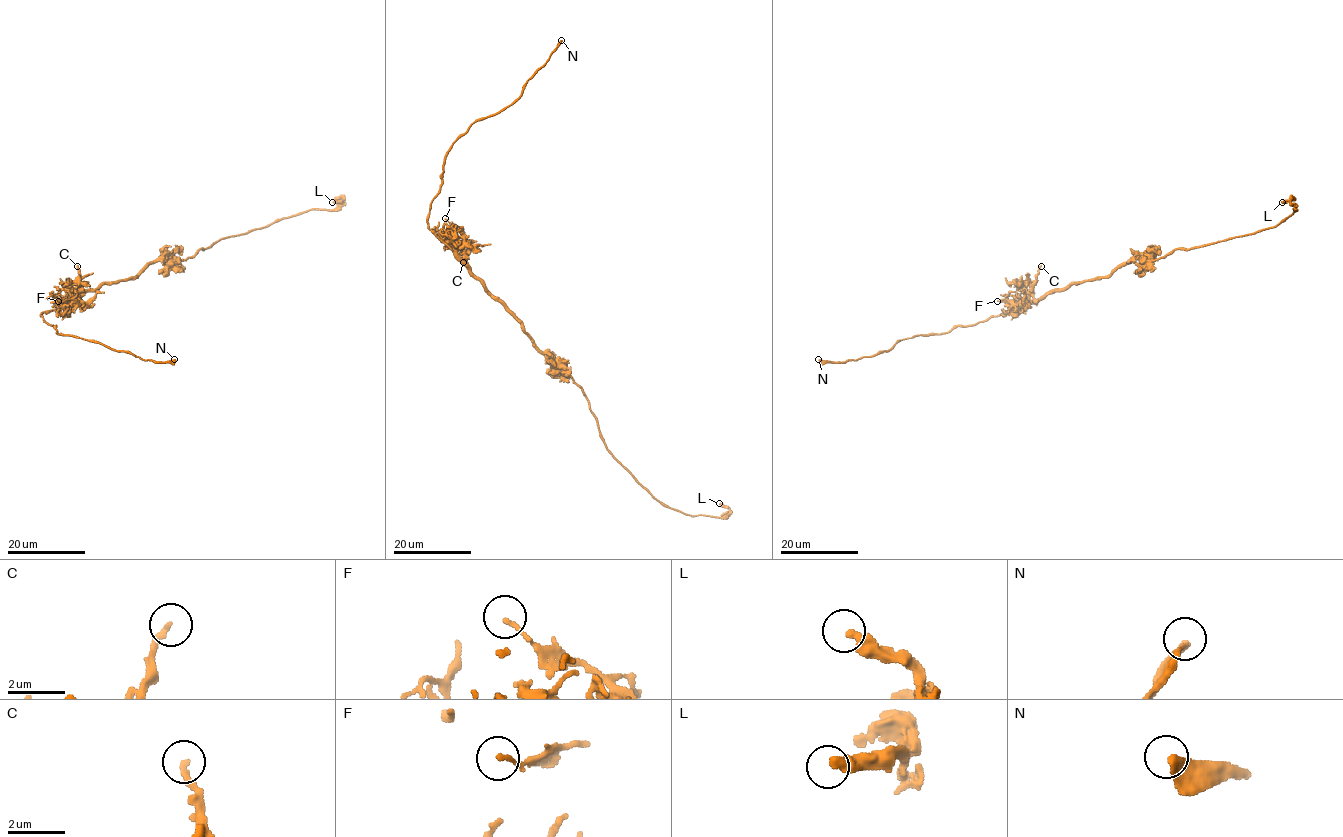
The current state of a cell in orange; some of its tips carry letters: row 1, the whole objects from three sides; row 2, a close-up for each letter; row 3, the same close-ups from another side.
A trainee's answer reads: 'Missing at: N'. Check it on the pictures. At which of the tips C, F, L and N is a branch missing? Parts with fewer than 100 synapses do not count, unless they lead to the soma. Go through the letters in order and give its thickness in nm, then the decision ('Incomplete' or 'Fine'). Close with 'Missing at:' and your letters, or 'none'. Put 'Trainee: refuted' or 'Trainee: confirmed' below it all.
C: Thickness 220 nm. Fine
F: Thickness 140 nm. Fine
L: Thickness 400 nm. Fine
N: Thickness 320 nm. Incomplete
Missing at: N
Trainee: confirmed

